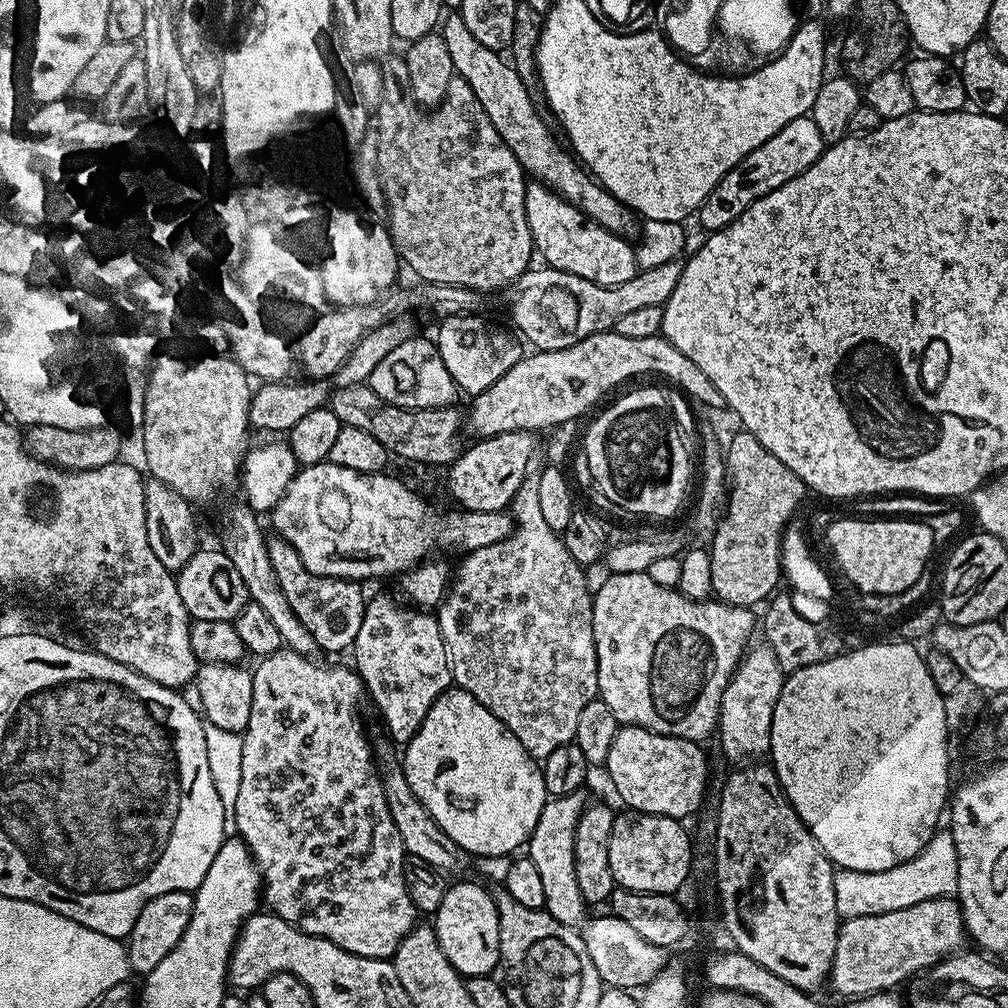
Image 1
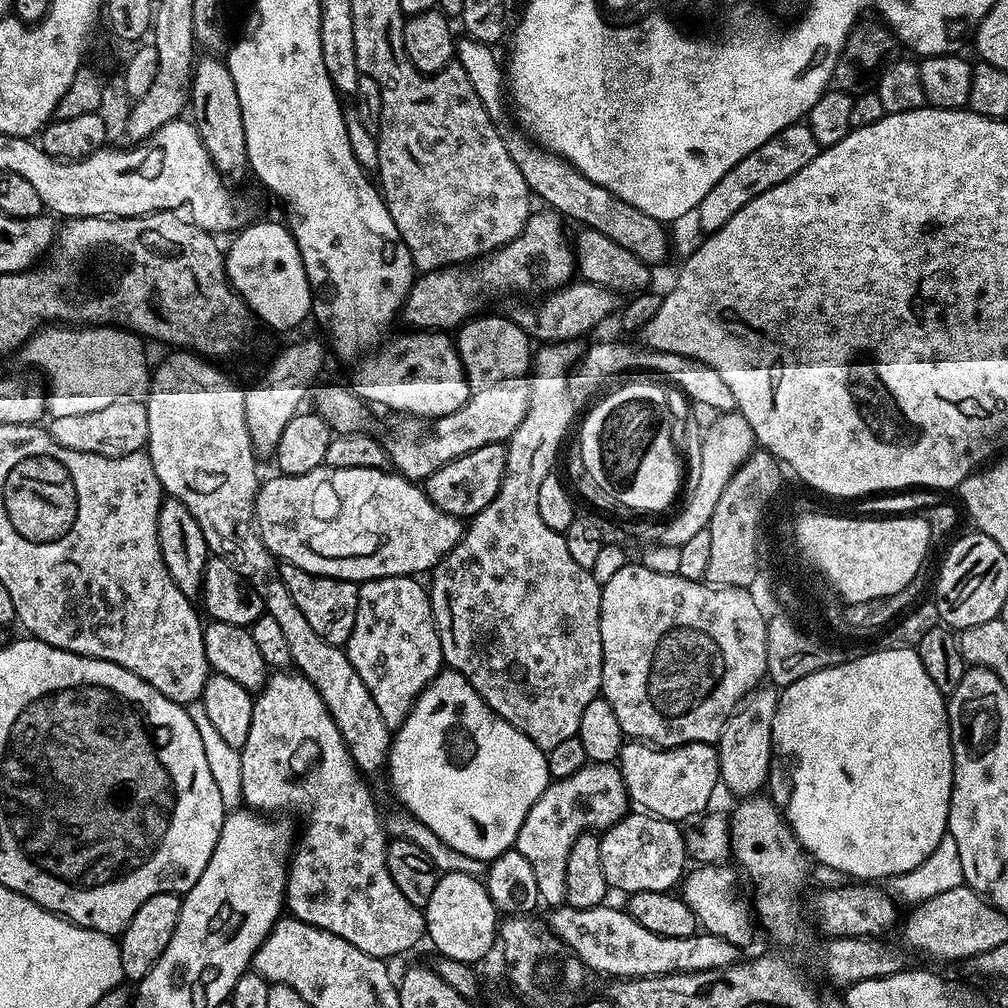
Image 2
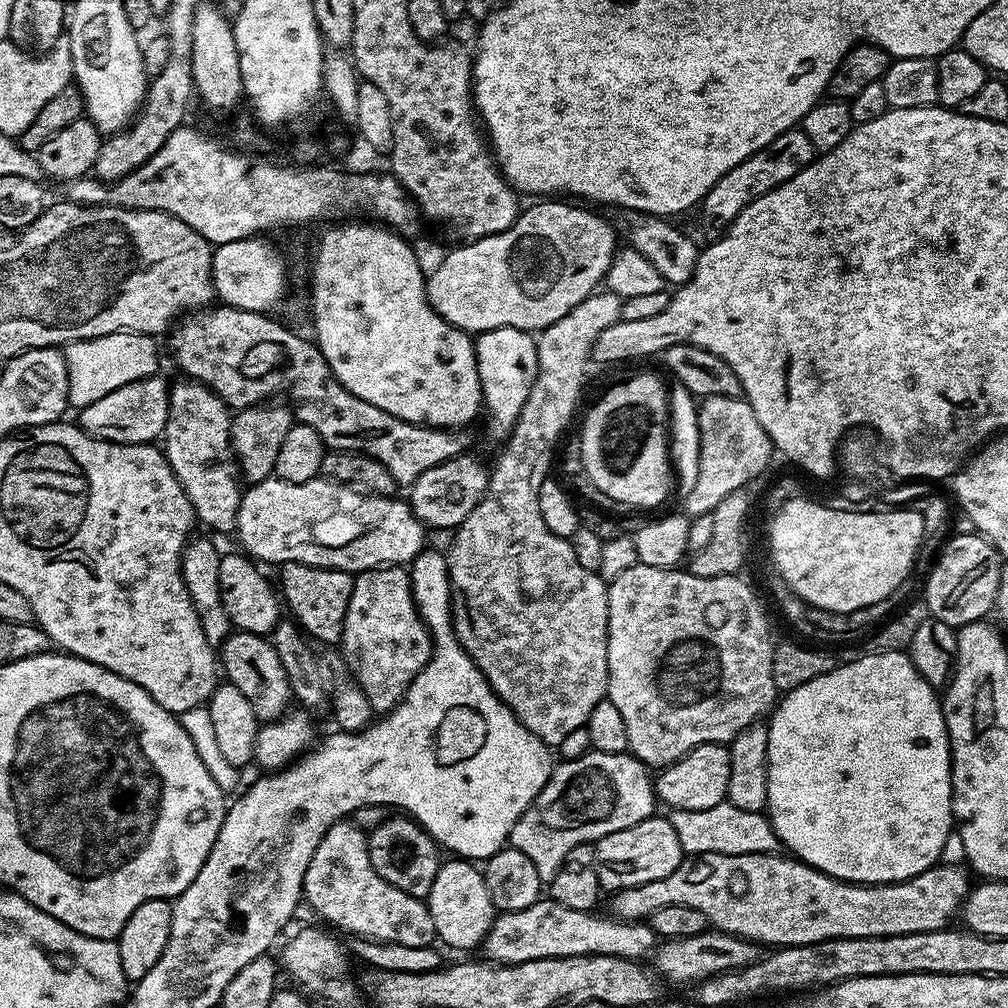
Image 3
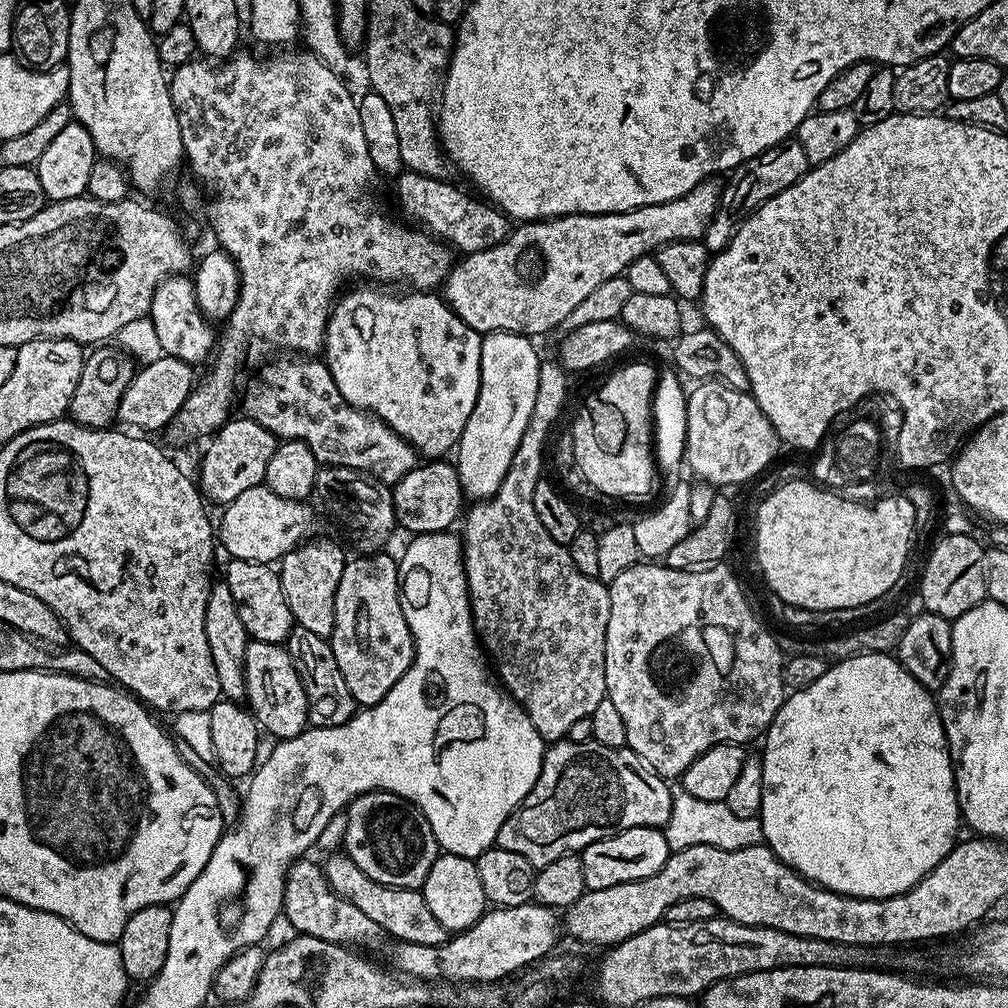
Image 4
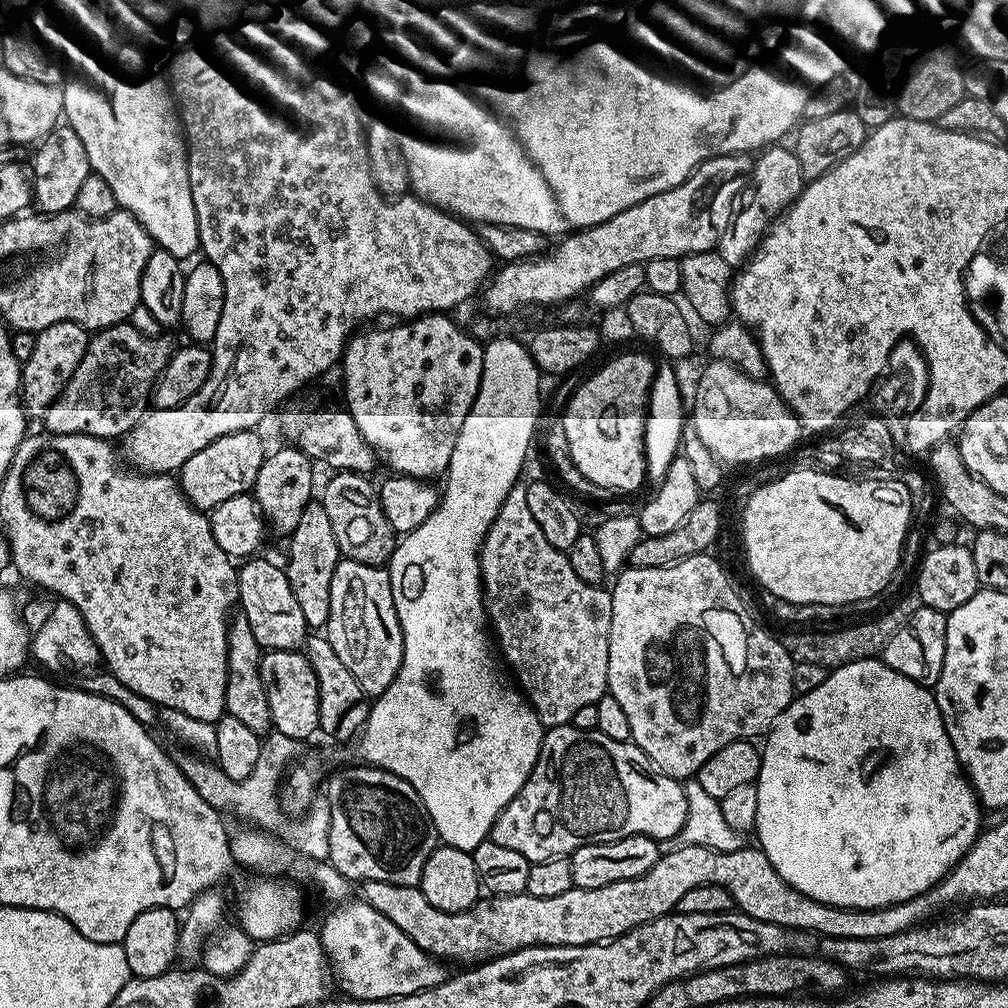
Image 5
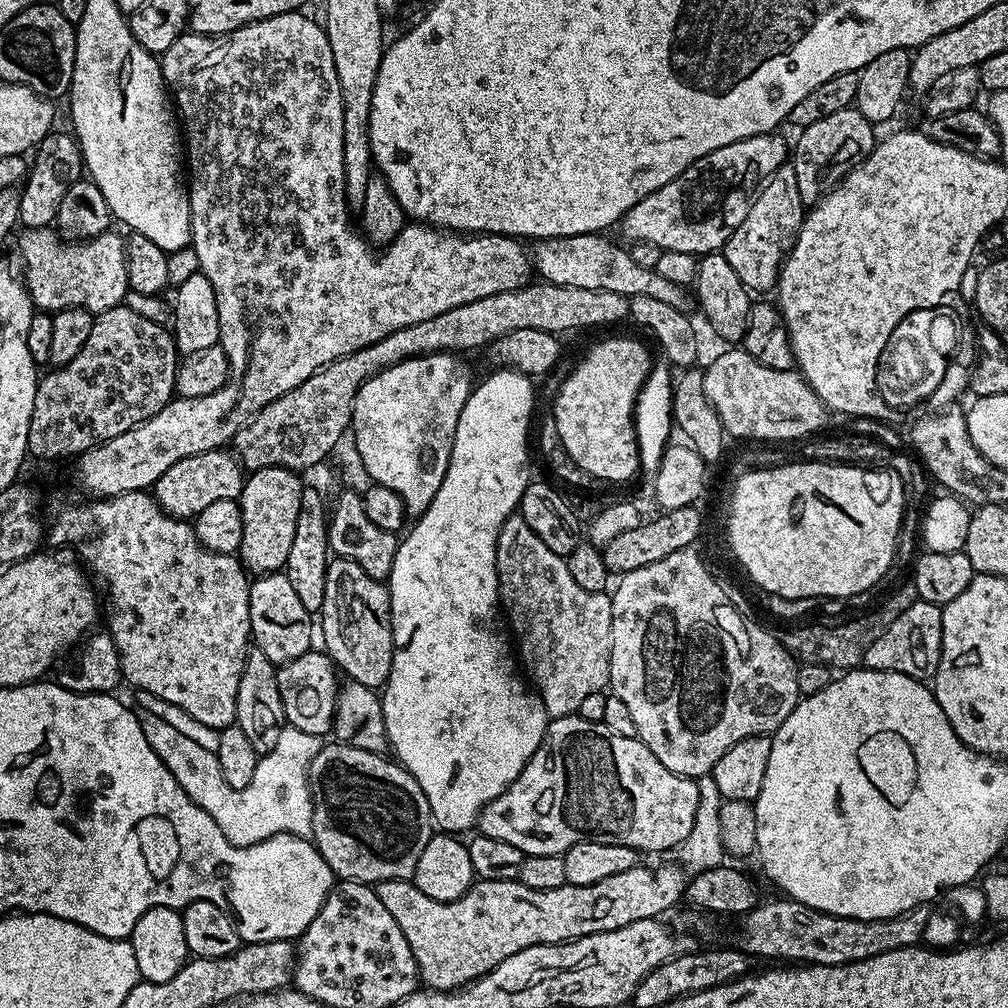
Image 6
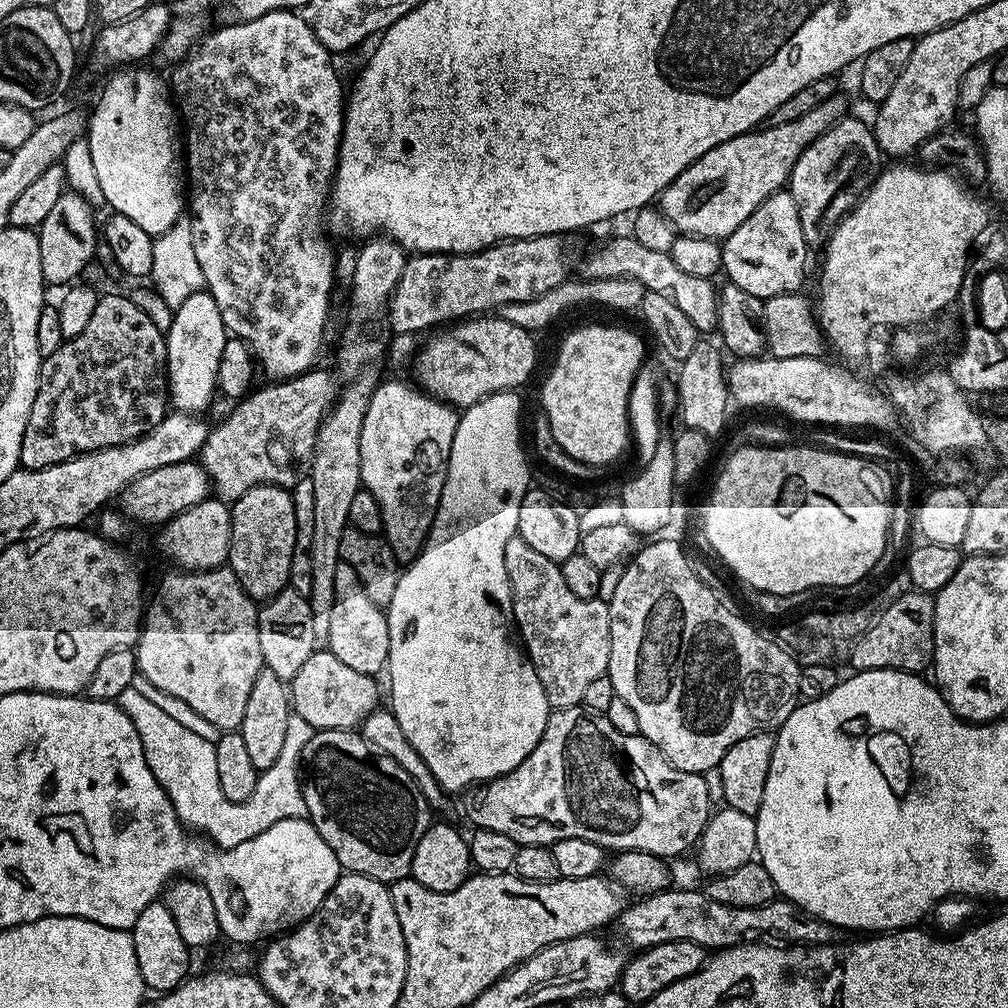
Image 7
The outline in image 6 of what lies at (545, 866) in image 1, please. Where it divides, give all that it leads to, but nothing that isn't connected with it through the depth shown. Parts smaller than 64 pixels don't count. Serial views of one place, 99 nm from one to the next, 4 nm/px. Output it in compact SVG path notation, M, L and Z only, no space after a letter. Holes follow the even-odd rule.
M578 714L549 719L538 750L526 762L522 774L498 798L494 798L480 812L479 835L498 838L518 846L525 856L554 854L559 856L570 846L583 840L610 842L630 846L637 853L659 854L678 845L690 834L698 811L697 781L666 770L654 754L636 736L614 734L599 720L587 720Z

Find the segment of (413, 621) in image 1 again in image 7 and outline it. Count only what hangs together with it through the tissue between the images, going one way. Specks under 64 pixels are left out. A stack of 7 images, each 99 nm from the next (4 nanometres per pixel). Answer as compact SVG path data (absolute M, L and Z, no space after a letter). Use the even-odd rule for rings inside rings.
M340 563L338 570L334 570L334 610L326 648L336 655L338 662L346 662L358 674L376 676L385 671L388 663L390 634L385 609L370 602L366 590L362 590L362 582L358 582L358 574L354 574L349 564Z

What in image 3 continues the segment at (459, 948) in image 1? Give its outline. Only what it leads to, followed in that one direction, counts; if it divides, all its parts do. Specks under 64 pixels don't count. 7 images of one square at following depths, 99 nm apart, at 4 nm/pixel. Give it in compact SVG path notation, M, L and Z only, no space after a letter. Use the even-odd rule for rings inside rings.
M464 858L448 859L441 863L426 898L439 943L449 944L452 948L479 949L492 929L494 919L490 890L486 890L483 871L475 863Z

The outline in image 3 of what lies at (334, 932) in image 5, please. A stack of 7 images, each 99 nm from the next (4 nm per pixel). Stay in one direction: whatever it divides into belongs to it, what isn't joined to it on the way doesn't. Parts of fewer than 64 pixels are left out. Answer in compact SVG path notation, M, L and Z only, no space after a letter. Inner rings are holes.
M541 898L534 906L526 910L514 910L513 912L501 912L492 921L492 929L488 931L482 945L489 961L498 964L521 964L531 960L545 960L555 956L617 956L627 960L639 961L657 947L658 937L652 931L647 922L629 922L618 920L611 915L596 916L595 911L583 912L582 910L570 910L570 906L562 906L551 898Z

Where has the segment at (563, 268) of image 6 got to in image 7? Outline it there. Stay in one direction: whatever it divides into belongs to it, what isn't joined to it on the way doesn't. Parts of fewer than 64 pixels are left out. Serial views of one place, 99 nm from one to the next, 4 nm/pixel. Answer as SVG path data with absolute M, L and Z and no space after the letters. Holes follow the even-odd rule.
M631 235L616 236L613 240L605 242L601 248L596 248L584 260L583 275L590 280L601 280L602 278L618 278L619 276L633 276L635 280L642 282L645 290L654 294L666 294L694 322L697 333L713 331L716 328L716 306L718 303L718 292L712 280L694 278L694 274L685 274L674 266L671 256L642 246L641 242L633 239Z

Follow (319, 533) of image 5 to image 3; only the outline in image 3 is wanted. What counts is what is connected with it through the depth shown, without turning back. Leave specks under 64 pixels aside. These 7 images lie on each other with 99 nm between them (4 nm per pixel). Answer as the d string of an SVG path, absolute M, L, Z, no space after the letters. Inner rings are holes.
M298 562L281 564L278 572L280 572L281 585L279 584L279 587L282 589L283 603L286 605L287 611L289 608L293 612L291 615L294 617L295 623L313 641L321 640L324 644L339 645L346 618L346 606L350 606L353 573L333 568L306 566Z

